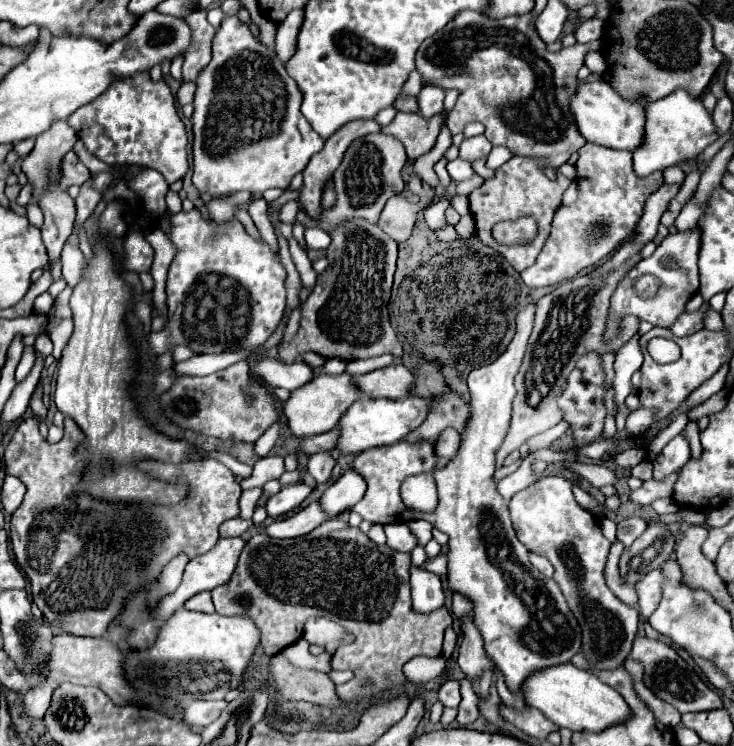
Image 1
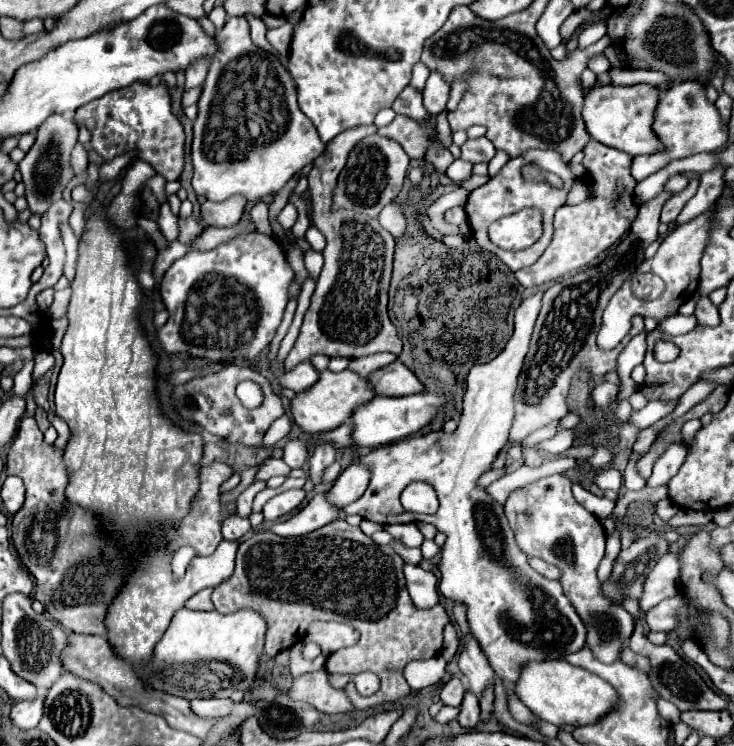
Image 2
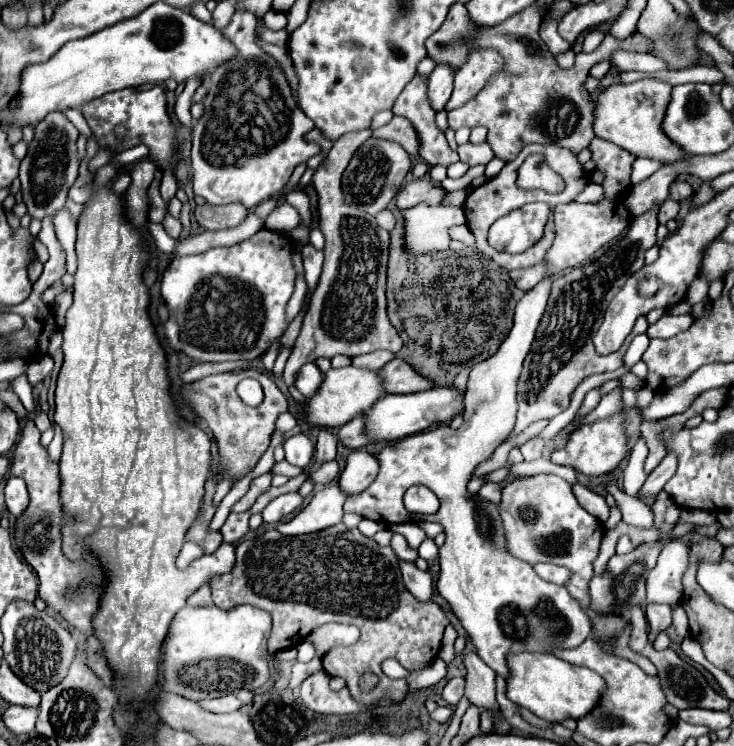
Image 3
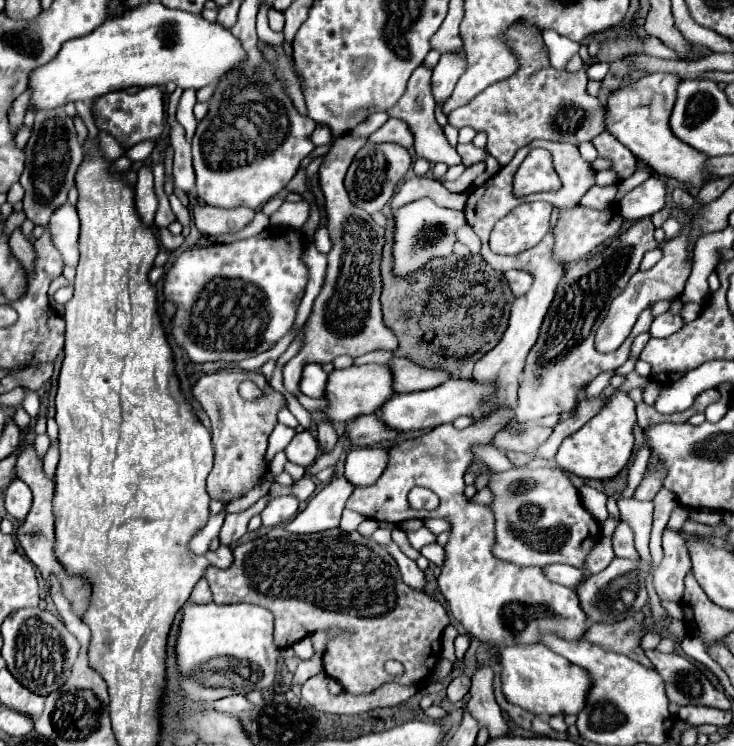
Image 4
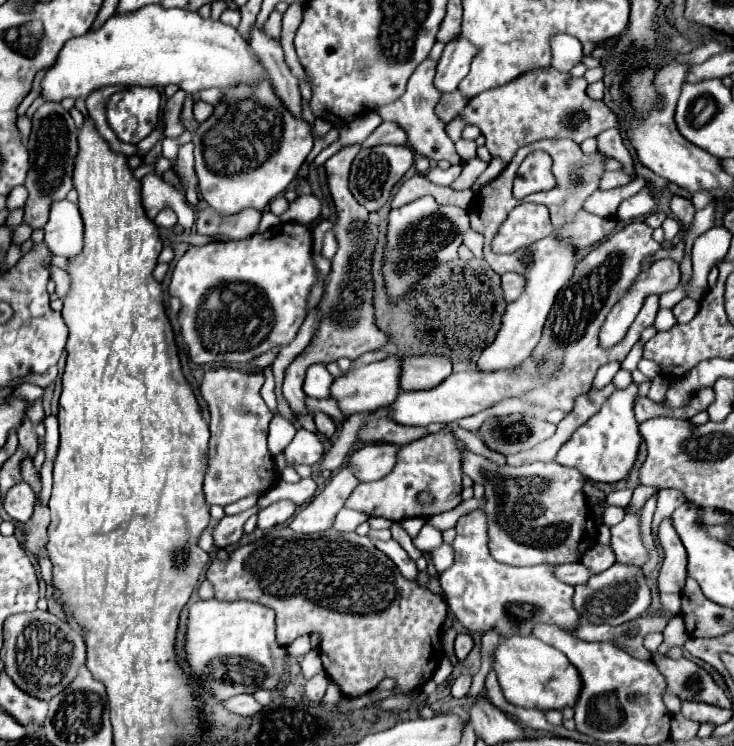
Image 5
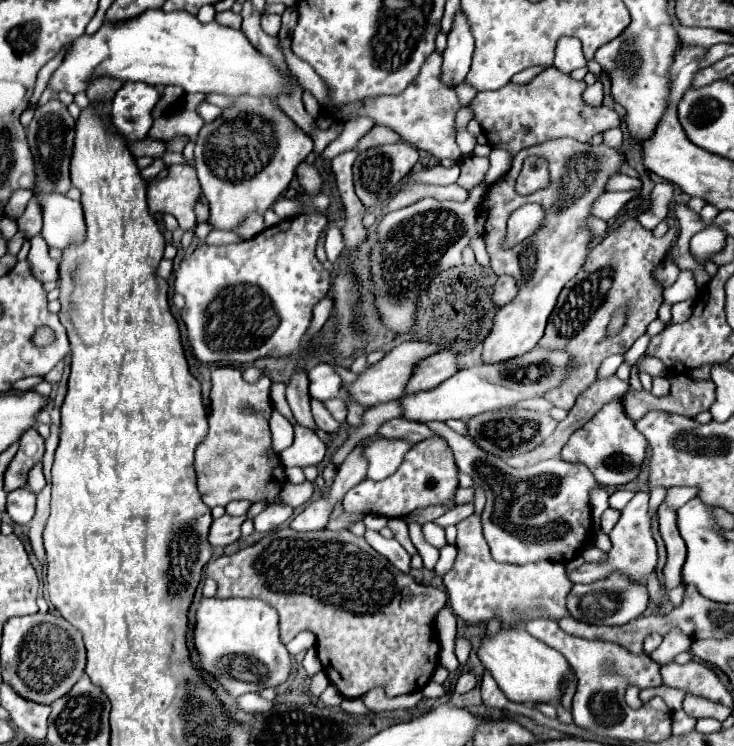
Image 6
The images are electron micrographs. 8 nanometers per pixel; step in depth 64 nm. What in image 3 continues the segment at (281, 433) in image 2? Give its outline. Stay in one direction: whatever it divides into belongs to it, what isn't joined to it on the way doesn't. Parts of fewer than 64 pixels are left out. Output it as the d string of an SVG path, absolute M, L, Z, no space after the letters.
M282 412L278 416L278 422L276 422L276 430L284 430L284 432L292 432L292 428L298 424L298 420L290 414L290 412Z

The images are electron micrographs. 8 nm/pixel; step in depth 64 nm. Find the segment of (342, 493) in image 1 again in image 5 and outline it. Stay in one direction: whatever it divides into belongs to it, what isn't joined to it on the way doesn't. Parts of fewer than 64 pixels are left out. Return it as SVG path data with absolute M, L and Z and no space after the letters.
M366 444L354 450L348 462L354 466L358 480L372 482L392 472L398 450L398 444Z

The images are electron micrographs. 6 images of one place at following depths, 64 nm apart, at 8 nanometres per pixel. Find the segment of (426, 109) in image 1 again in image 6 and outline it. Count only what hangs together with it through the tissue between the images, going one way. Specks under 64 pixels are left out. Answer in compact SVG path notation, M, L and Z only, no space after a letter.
M460 10L454 16L452 30L448 32L448 48L444 50L444 66L442 66L442 80L448 86L460 84L468 70L470 70L470 60L474 52L474 38L470 32L470 24Z

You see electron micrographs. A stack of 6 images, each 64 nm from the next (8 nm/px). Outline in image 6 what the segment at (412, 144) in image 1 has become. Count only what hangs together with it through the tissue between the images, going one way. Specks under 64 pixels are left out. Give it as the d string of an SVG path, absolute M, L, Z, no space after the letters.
M374 126L368 134L364 134L358 144L356 144L356 150L362 152L366 148L372 148L372 146L382 146L382 144L392 144L392 142L398 142L400 136L388 128L388 126Z

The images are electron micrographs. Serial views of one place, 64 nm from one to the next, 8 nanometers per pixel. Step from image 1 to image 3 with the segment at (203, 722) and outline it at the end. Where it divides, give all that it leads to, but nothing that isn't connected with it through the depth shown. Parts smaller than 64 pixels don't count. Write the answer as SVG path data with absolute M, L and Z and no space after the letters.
M222 696L222 698L216 698L216 700L202 700L200 702L208 712L236 712L242 708L242 702L236 698L236 696Z

